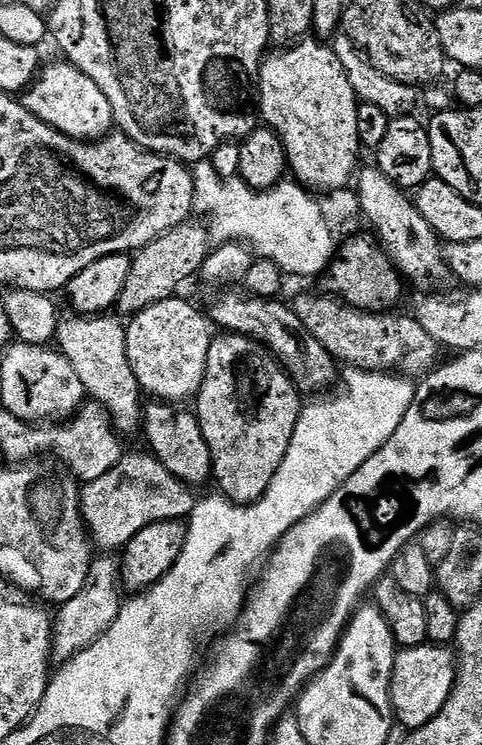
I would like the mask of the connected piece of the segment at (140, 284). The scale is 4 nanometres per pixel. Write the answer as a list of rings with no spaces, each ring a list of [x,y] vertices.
[[[185,222],[163,232],[158,238],[154,238],[154,242],[150,242],[132,256],[126,286],[122,286],[122,294],[115,306],[115,311],[121,312],[121,317],[134,317],[146,310],[146,306],[154,306],[154,302],[173,299],[179,293],[176,291],[191,276],[195,277],[199,273],[202,262],[210,251],[210,233],[203,223],[192,223]]]

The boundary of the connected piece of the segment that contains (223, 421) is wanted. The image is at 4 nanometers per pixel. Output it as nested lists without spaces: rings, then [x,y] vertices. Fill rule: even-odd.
[[[235,334],[213,339],[204,381],[194,401],[194,415],[202,426],[206,446],[210,446],[214,484],[229,500],[253,504],[266,494],[286,450],[290,450],[301,407],[302,394],[259,340]]]

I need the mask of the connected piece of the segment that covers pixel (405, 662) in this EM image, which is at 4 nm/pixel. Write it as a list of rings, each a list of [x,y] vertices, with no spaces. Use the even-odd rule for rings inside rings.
[[[423,644],[397,651],[390,694],[392,714],[395,723],[401,728],[414,729],[426,726],[446,706],[450,690],[456,681],[456,656],[453,649],[438,644]]]

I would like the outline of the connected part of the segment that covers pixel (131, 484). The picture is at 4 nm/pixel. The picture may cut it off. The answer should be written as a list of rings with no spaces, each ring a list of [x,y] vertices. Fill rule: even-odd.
[[[132,452],[120,459],[118,466],[114,470],[109,470],[102,474],[102,478],[94,478],[94,482],[83,485],[80,489],[80,509],[84,515],[84,527],[88,529],[88,535],[97,549],[105,553],[112,554],[117,550],[122,550],[146,526],[150,526],[159,520],[184,520],[191,517],[192,512],[198,503],[198,496],[195,496],[193,489],[182,483],[162,462],[158,462],[156,457],[144,452]]]

